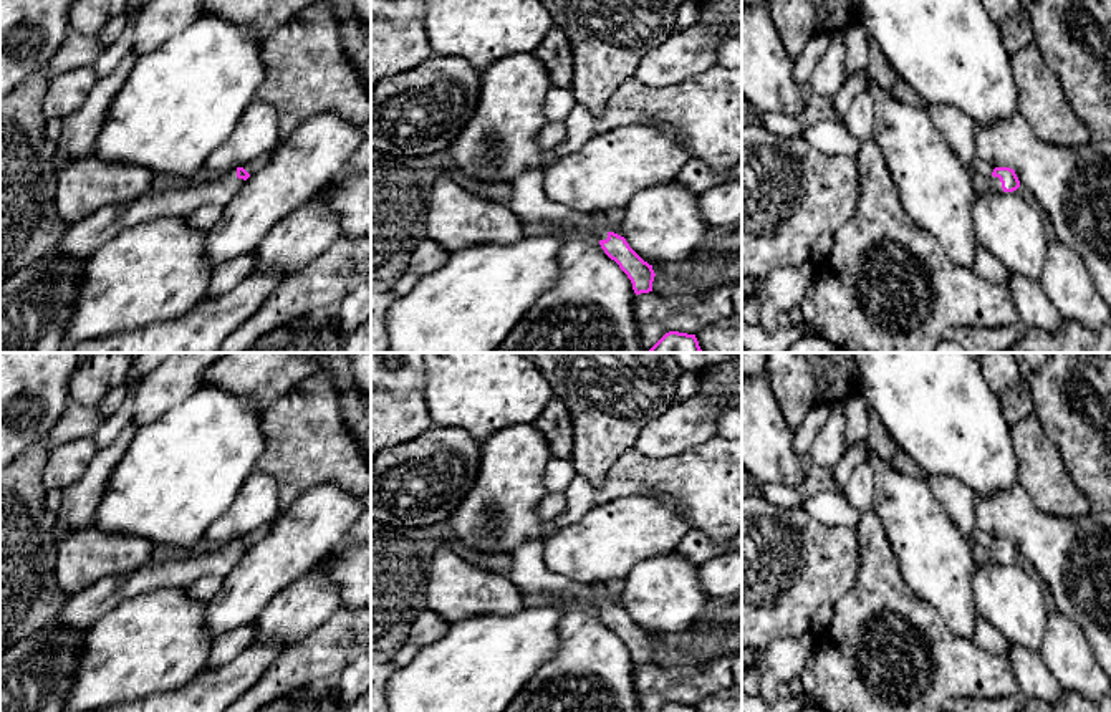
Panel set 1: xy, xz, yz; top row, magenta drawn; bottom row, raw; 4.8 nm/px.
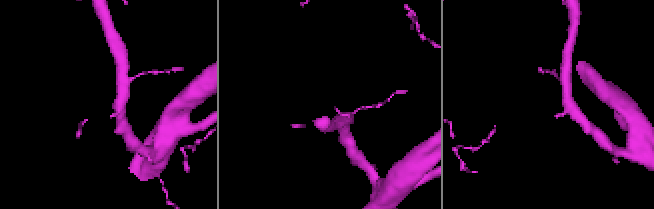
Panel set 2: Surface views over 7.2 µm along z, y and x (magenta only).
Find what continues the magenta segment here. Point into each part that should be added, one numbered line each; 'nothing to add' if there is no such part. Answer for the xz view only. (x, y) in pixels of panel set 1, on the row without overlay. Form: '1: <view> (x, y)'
1: xz (529, 573)

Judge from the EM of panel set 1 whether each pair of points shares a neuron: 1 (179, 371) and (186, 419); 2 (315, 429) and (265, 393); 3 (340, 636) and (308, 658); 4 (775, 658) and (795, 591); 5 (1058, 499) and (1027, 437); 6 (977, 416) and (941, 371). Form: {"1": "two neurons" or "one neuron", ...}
{"1": "two neurons", "2": "two neurons", "3": "one neuron", "4": "two neurons", "5": "one neuron", "6": "one neuron"}

